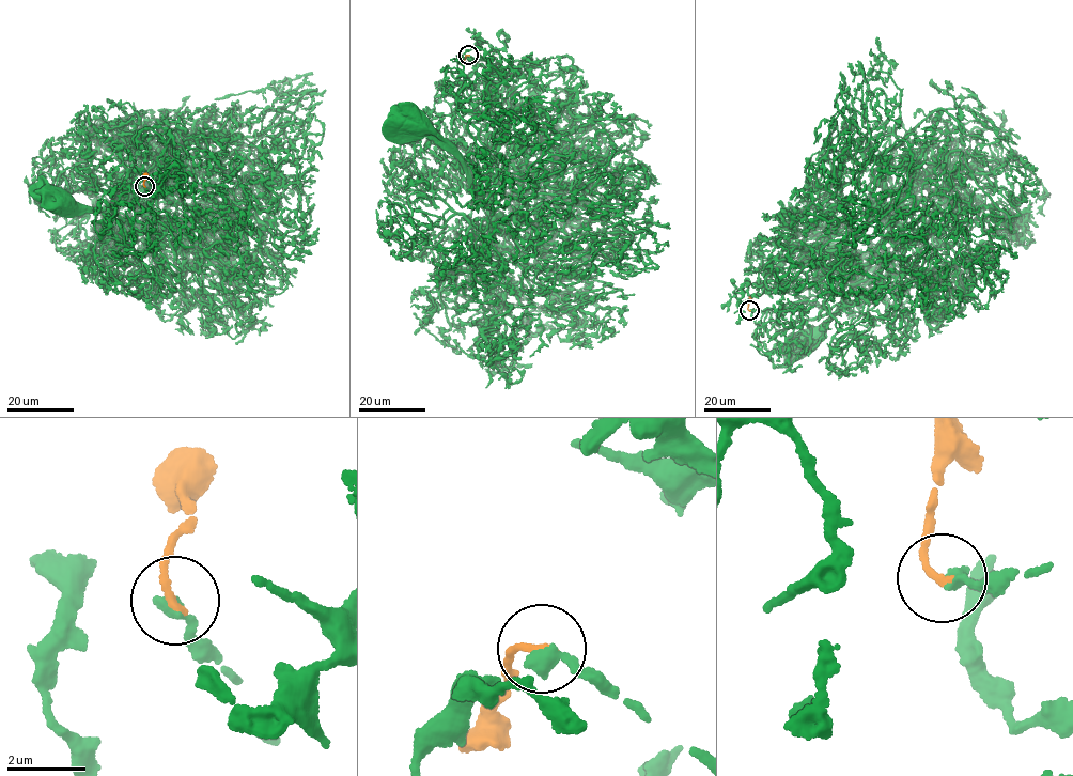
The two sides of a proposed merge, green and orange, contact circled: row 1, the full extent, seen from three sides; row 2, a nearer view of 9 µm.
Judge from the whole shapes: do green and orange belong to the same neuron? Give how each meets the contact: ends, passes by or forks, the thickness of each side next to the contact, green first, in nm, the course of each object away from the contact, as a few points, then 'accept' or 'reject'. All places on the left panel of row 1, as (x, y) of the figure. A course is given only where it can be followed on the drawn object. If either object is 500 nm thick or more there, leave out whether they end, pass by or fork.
green ends | orange ends | 400/200 nm | green via (144, 186), (159, 218), (142, 218), (138, 210), (171, 172), (107, 206), (59, 200) | orange via (144, 186), (143, 173) | accept

